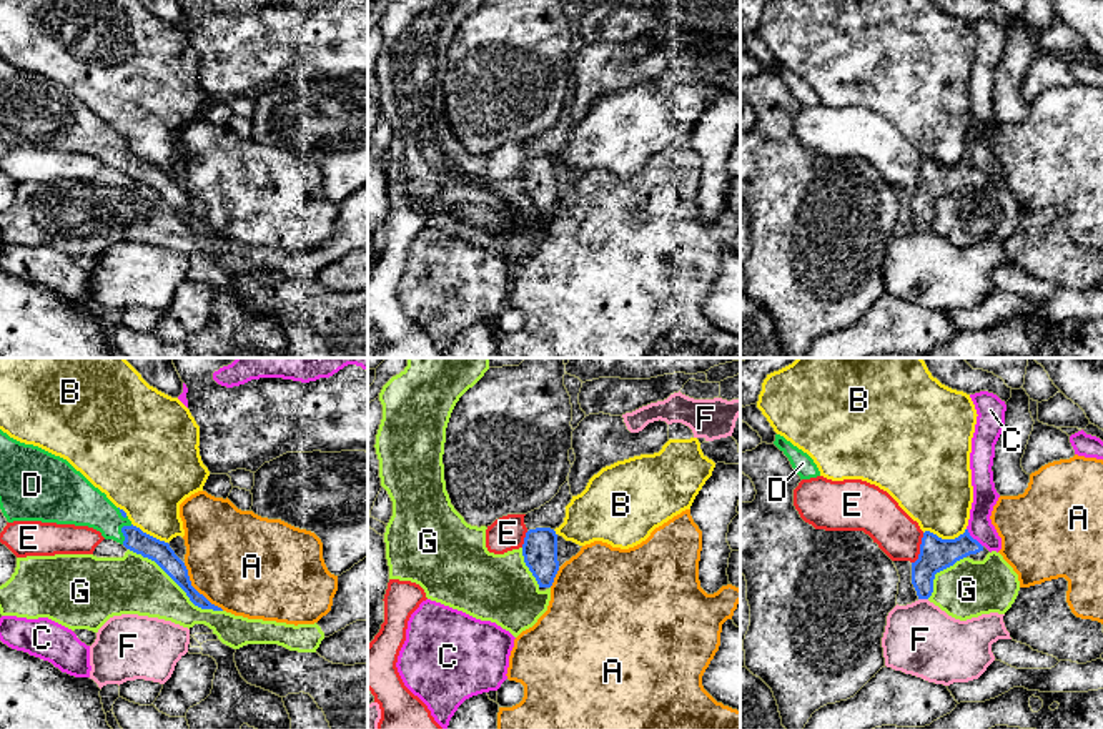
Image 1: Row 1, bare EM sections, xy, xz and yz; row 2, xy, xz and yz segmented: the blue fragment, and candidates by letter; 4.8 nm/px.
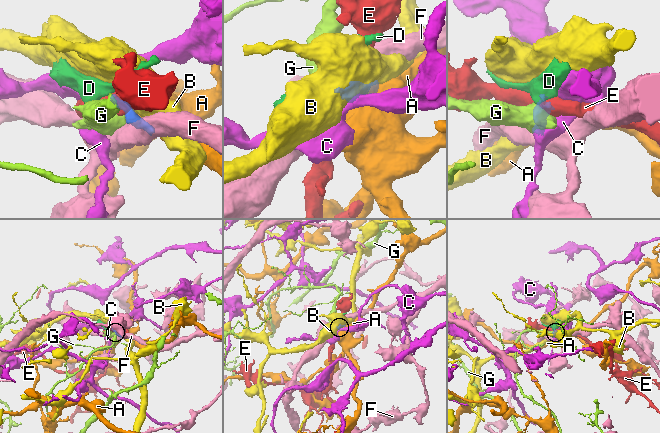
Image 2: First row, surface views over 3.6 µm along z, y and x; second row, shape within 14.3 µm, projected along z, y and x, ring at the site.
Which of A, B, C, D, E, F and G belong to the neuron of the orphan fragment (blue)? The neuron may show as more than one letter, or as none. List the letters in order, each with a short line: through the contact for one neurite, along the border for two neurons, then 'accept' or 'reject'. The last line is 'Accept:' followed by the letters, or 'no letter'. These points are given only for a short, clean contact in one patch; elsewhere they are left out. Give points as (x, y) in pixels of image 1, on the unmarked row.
A: reject
B: reject
C: line yz (967, 155), (982, 173); reject
D: line xy (135, 167), (122, 158), (105, 143), (80, 130); accept
E: line yz (924, 160), (920, 180), (912, 190); reject
F: line yz (919, 225), (927, 227); reject
G: reject
Accept: D

